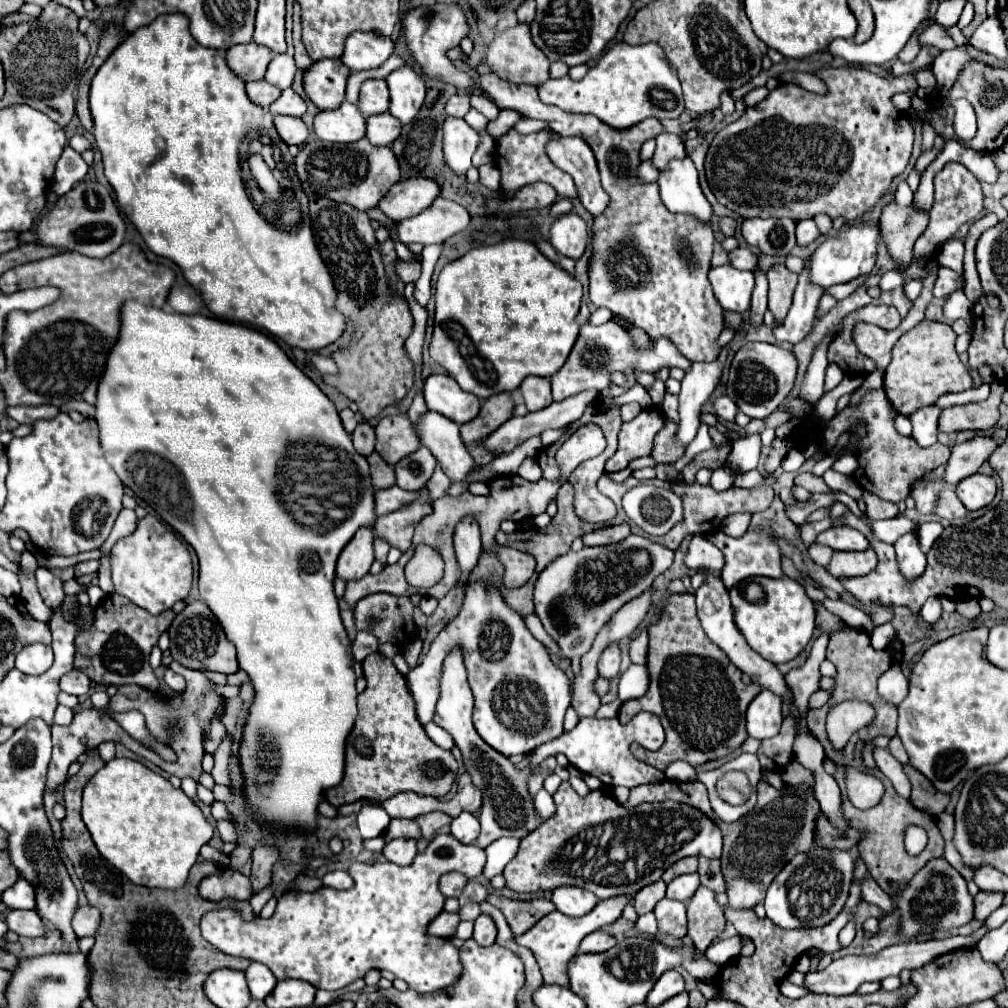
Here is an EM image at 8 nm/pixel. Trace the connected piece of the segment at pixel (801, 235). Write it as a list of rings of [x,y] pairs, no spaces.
[[[800,220],[796,224],[796,238],[798,238],[800,246],[806,246],[806,244],[818,240],[818,236],[820,236],[820,232],[818,232],[814,220]]]

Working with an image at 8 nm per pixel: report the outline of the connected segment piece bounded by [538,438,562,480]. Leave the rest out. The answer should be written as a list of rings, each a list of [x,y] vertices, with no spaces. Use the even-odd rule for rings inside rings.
[[[560,438],[556,444],[544,448],[544,450],[538,454],[538,464],[540,464],[540,468],[542,468],[546,480],[558,480],[558,478],[560,478],[560,468],[558,468],[558,464],[556,464],[556,460],[554,460],[554,456],[556,456],[556,452],[558,452],[560,446],[562,446],[562,438]]]

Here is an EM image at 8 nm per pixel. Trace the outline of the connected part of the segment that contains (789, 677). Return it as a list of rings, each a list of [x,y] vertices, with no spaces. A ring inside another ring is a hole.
[[[828,634],[818,636],[814,640],[814,644],[812,644],[812,650],[810,650],[810,656],[808,656],[806,664],[786,674],[786,684],[790,686],[790,690],[794,694],[794,702],[796,702],[798,710],[804,716],[808,712],[808,698],[810,698],[810,694],[818,690],[818,682],[820,682],[818,666],[826,658],[826,646],[828,646]]]

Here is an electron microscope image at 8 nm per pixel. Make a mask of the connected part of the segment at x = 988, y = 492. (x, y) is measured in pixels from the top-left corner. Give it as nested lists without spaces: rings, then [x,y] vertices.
[[[972,474],[956,486],[956,494],[968,510],[980,510],[994,500],[996,482],[992,476]]]

